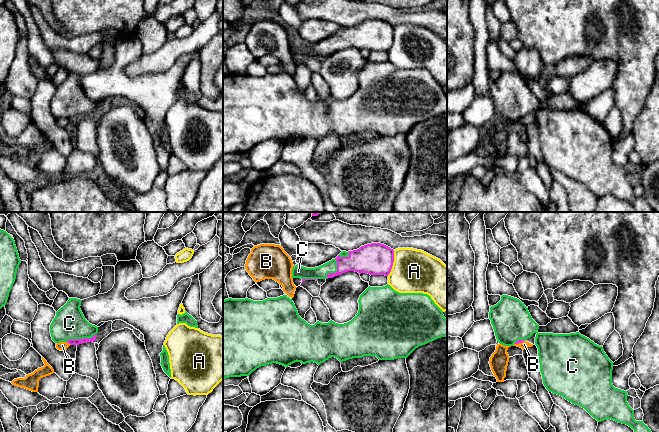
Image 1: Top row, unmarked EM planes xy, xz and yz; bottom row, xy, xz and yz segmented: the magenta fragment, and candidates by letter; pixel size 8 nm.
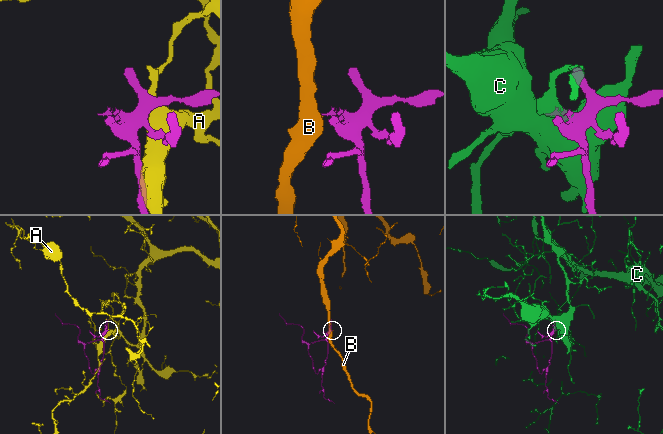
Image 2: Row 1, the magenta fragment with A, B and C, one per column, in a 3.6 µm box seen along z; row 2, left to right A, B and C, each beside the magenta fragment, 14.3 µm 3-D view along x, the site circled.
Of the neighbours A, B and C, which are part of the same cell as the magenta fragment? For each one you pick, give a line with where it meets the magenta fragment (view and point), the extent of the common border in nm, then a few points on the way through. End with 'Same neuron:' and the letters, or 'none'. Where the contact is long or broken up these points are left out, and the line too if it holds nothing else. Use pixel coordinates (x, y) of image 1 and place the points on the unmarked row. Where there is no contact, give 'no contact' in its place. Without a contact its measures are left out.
C: contact xy (81, 115); length 260 nm
Same neuron: C

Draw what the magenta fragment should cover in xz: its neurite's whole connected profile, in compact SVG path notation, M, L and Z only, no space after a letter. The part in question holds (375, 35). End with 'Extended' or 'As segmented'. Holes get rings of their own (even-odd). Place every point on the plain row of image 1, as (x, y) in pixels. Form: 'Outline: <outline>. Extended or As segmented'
Outline: M371 19L357 26L342 27L335 35L315 44L295 41L292 54L305 56L328 55L348 47L359 50L388 52L394 38L394 26L381 19Z. Extended

